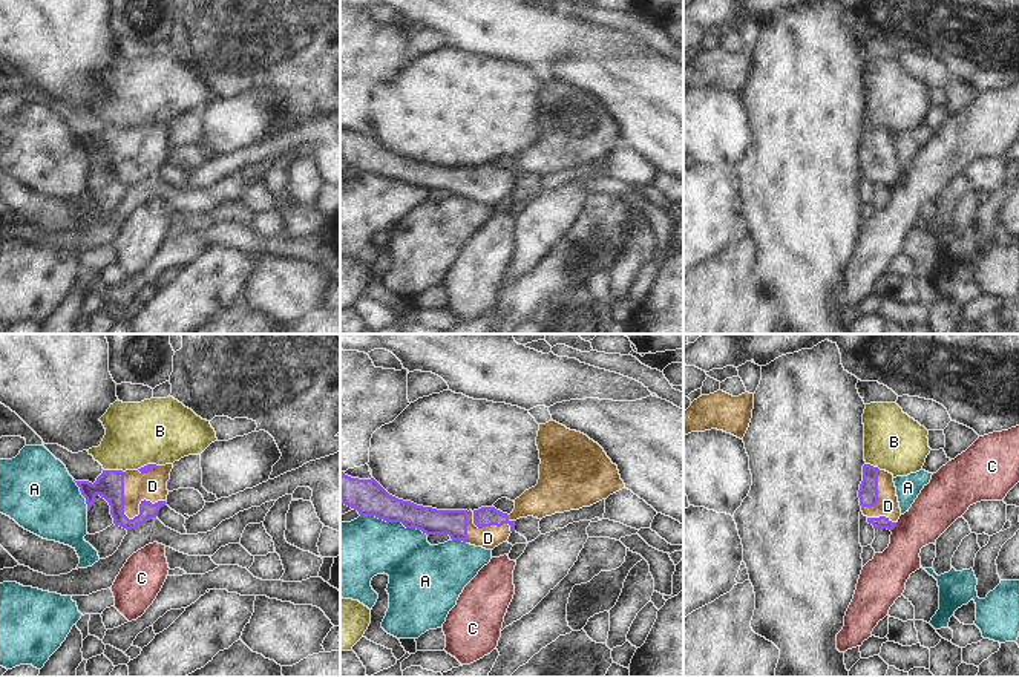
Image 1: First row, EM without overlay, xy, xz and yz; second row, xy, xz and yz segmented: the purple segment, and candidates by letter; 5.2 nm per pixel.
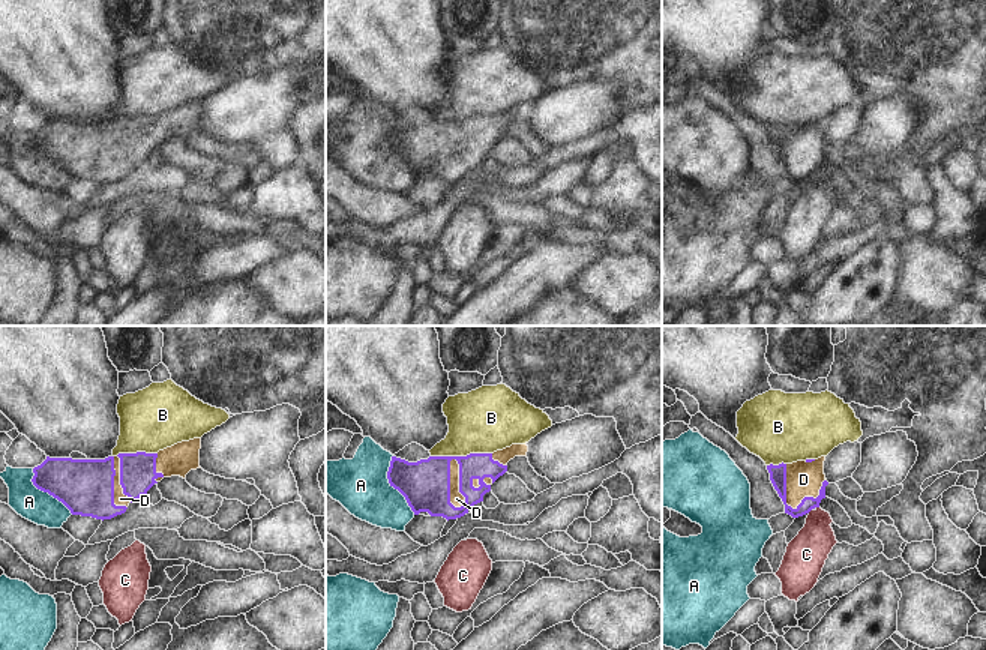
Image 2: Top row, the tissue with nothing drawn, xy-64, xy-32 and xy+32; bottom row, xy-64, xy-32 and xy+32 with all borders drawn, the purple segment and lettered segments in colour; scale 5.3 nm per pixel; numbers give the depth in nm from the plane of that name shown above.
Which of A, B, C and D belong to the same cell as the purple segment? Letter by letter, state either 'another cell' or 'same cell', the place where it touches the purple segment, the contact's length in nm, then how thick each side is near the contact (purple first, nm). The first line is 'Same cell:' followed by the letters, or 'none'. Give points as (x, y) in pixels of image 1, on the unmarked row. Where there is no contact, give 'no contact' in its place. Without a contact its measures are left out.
Same cell: D
A: another cell | xz (394, 178) | 380 nm | 180/320 nm
B: another cell | xy (114, 127) | 110 nm | 150/340 nm
C: another cell | yz (894, 184) | 60 nm | 60/240 nm
D: same cell | xy (126, 173) | 280 nm | 150/150 nm

